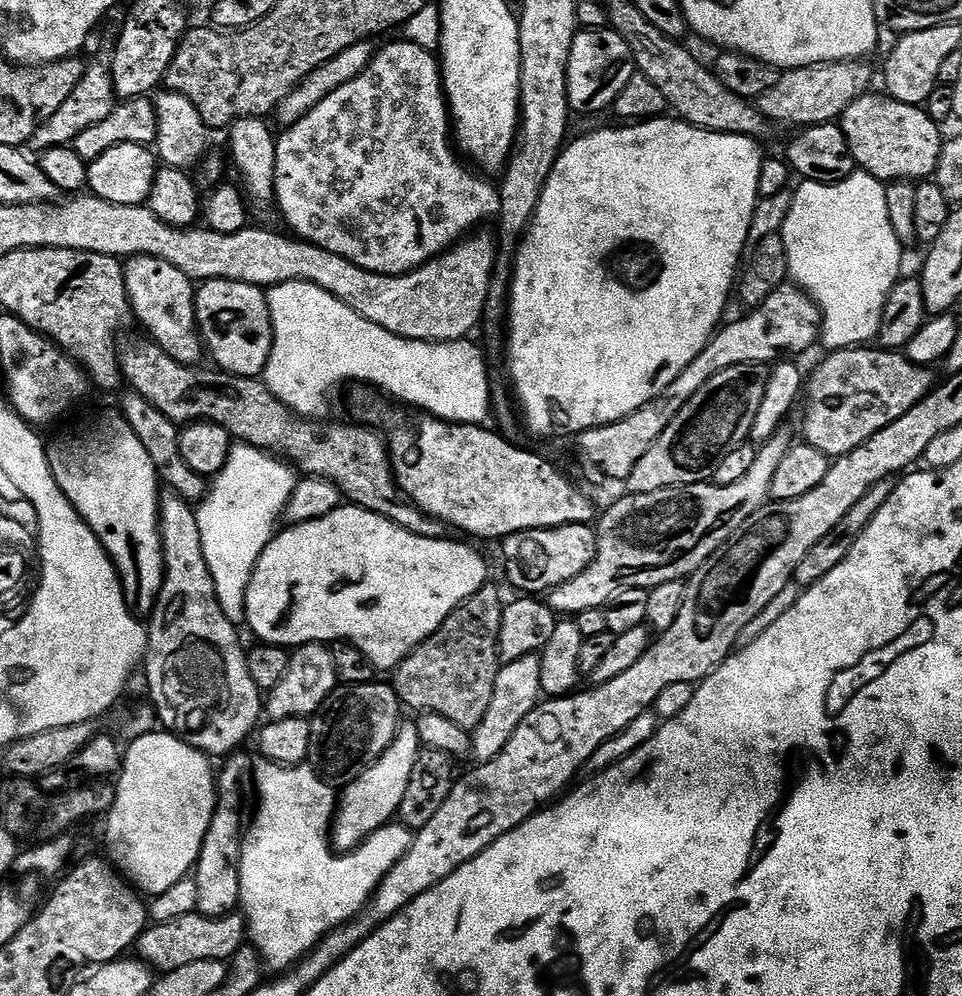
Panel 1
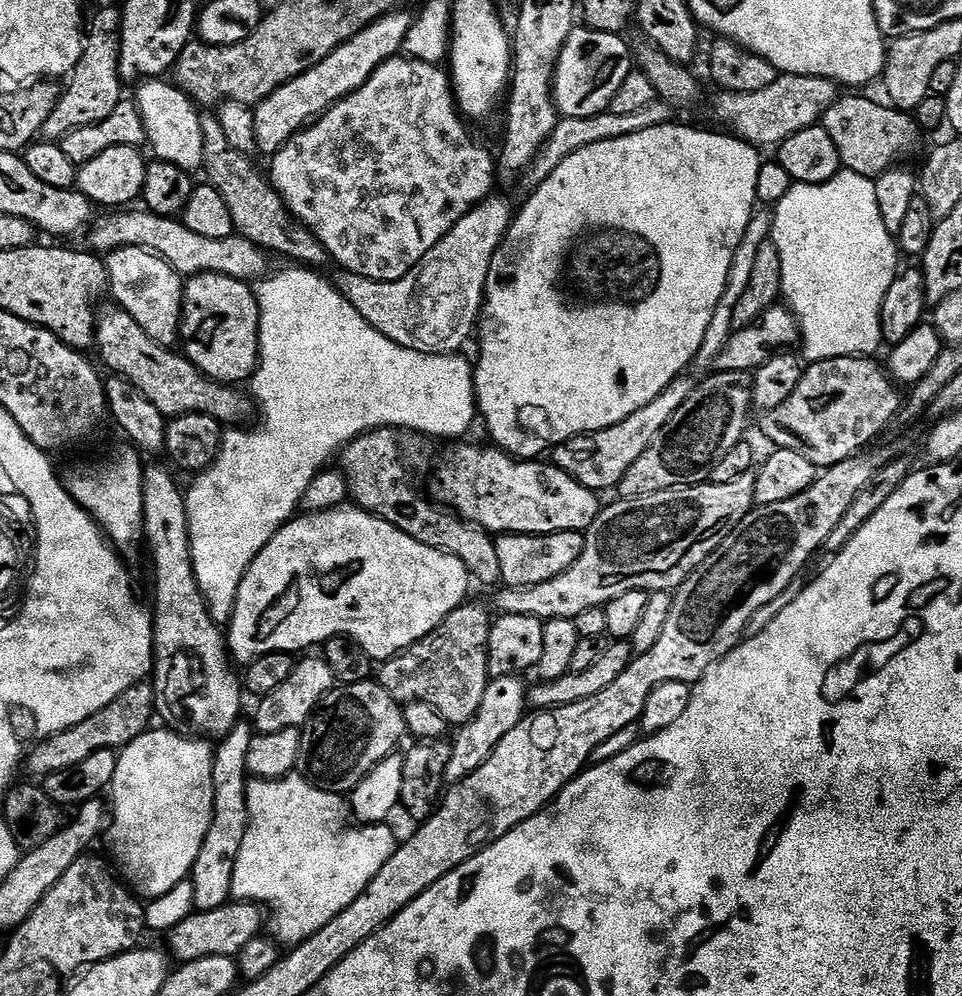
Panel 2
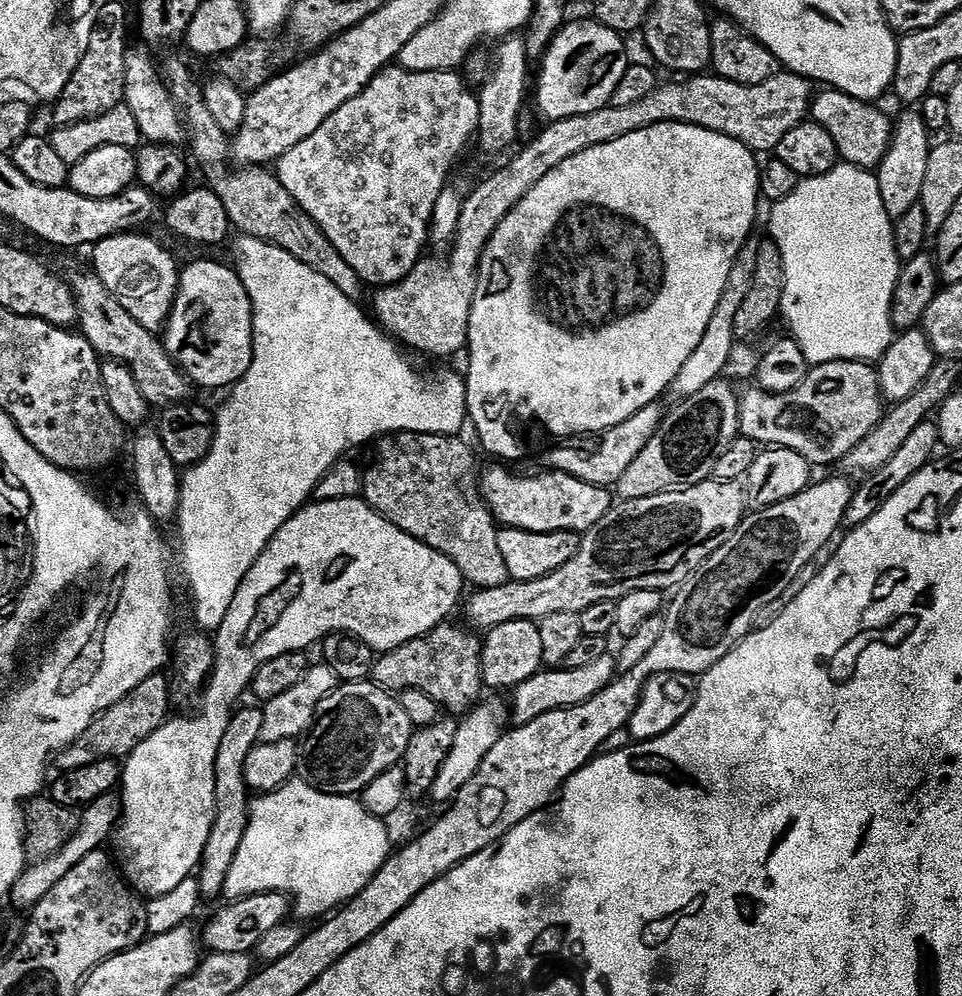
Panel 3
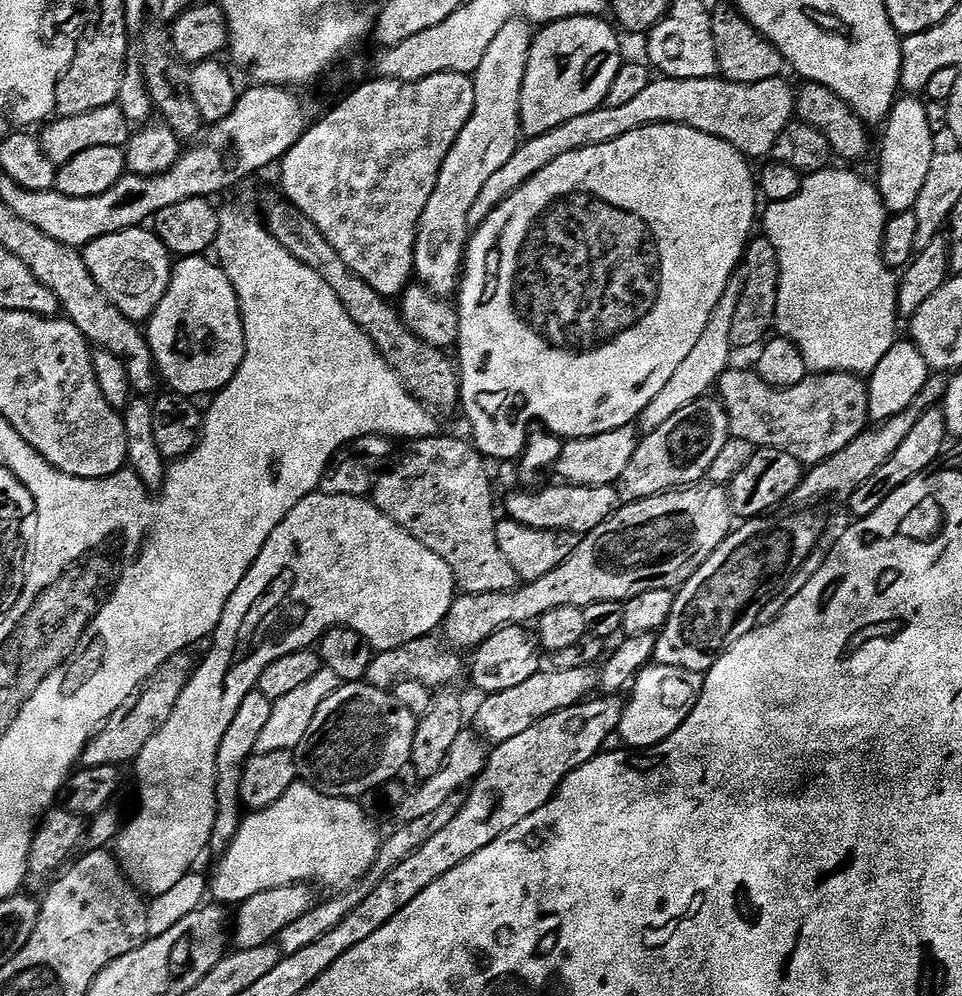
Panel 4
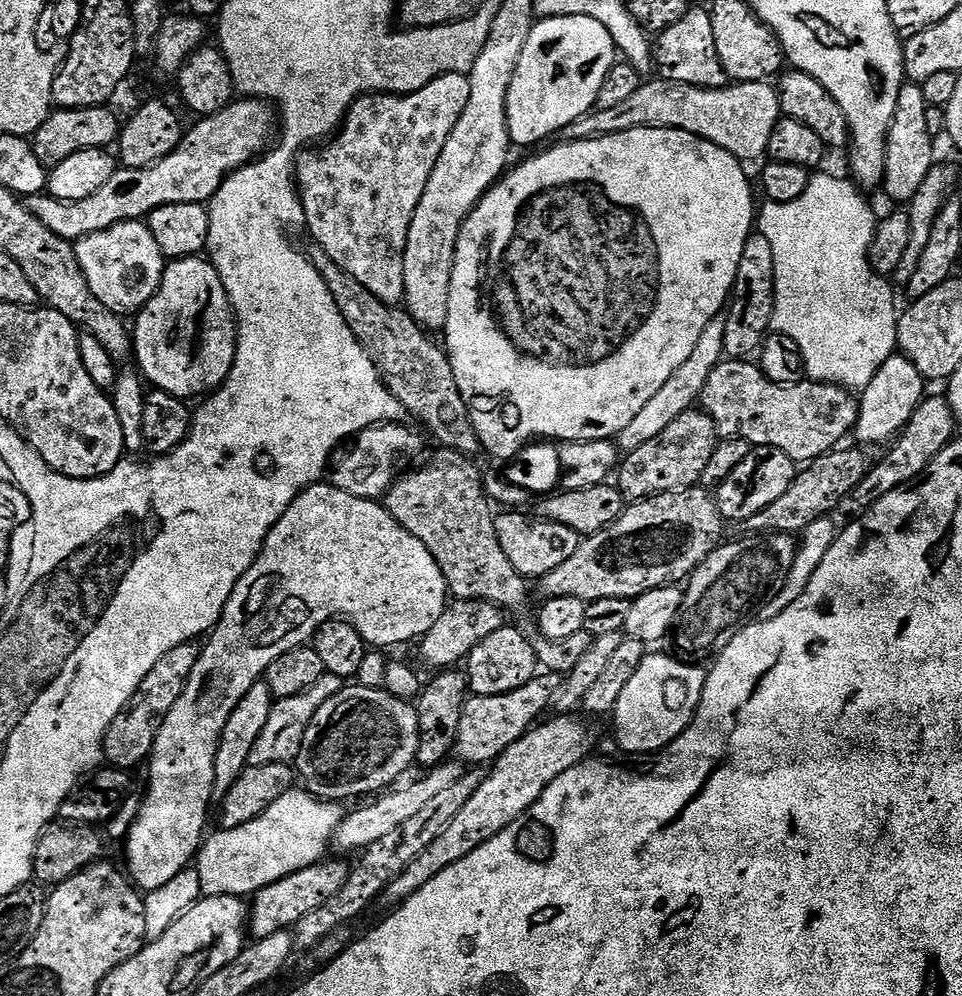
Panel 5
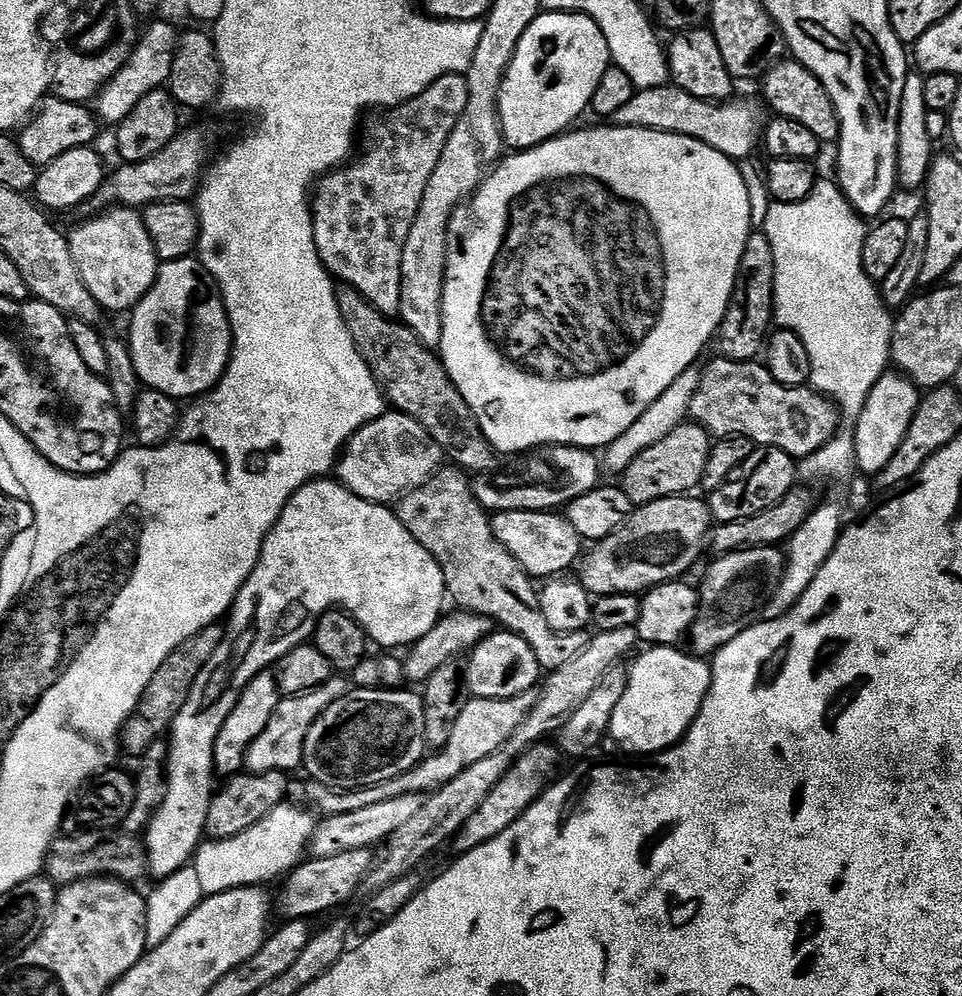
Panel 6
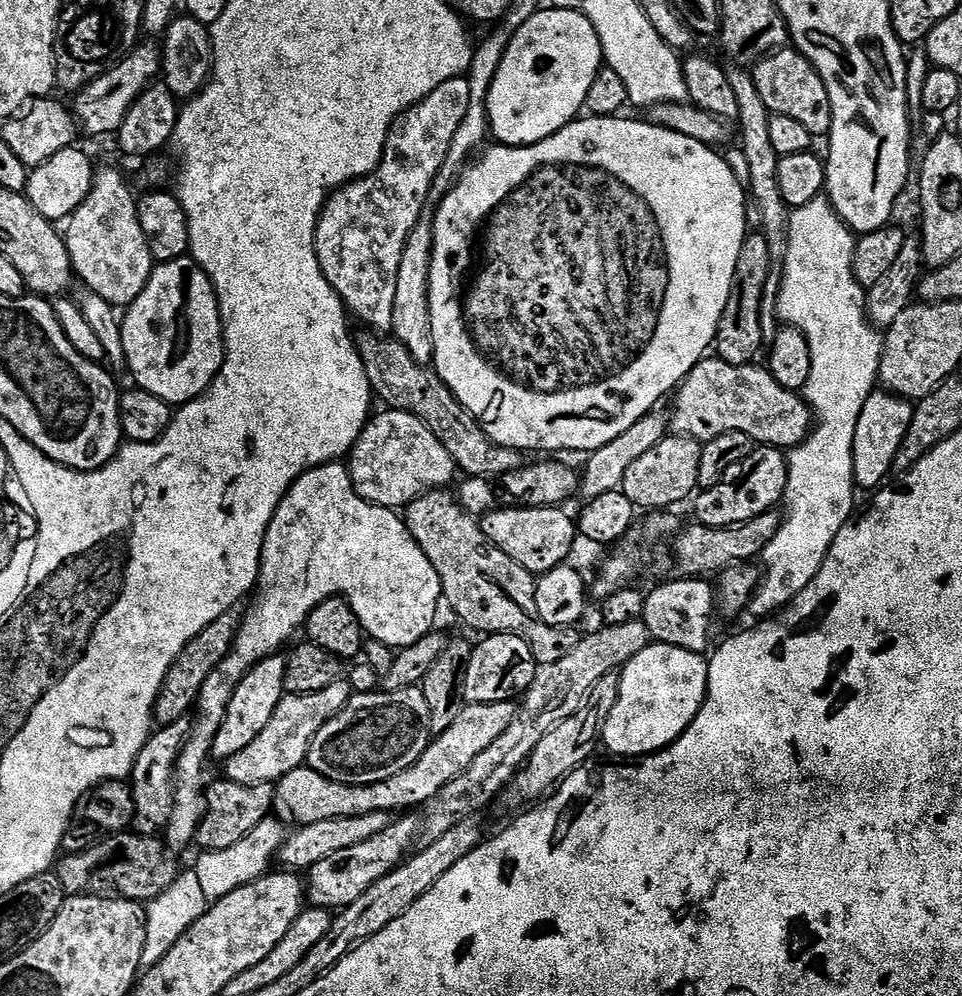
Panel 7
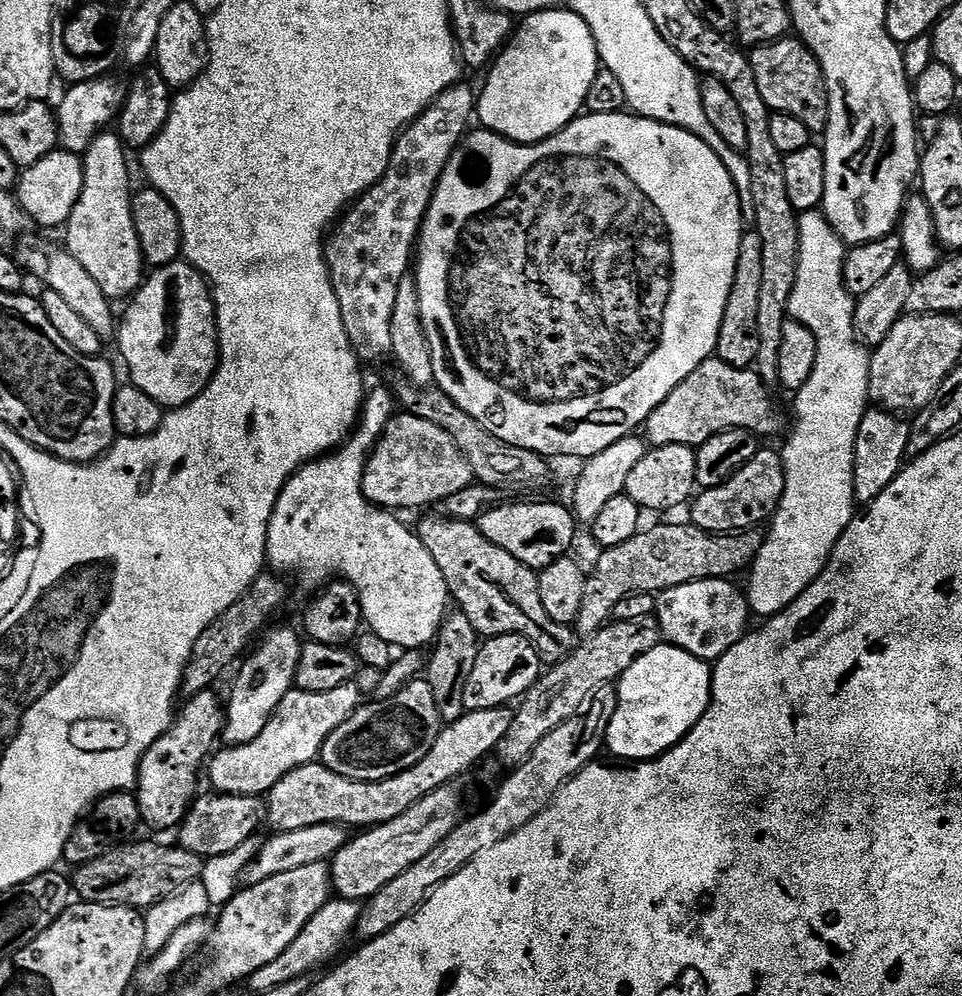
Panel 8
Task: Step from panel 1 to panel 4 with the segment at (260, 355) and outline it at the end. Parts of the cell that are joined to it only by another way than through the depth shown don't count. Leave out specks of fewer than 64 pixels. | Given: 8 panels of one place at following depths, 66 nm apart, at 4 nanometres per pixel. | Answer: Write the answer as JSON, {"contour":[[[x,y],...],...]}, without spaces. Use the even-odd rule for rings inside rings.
{"contour":[[[202,255],[186,256],[175,261],[166,294],[146,322],[146,335],[152,346],[152,359],[157,369],[169,368],[174,375],[180,376],[179,395],[189,398],[207,397],[231,382],[234,374],[238,374],[238,366],[242,366],[244,361],[246,338],[238,294],[215,259]]]}

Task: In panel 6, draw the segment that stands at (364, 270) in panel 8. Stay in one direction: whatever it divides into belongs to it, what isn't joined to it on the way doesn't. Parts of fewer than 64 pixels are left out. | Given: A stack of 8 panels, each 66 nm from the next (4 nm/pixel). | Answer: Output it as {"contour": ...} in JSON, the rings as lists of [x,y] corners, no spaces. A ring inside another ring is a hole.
{"contour":[[[467,75],[438,78],[418,98],[410,98],[397,108],[387,109],[368,128],[368,149],[364,156],[337,168],[321,177],[311,197],[314,242],[328,275],[340,284],[349,284],[362,294],[384,316],[399,317],[402,298],[402,246],[406,246],[406,234],[414,222],[414,214],[426,194],[426,182],[434,174],[434,166],[442,158],[442,150],[462,114],[468,97]]]}

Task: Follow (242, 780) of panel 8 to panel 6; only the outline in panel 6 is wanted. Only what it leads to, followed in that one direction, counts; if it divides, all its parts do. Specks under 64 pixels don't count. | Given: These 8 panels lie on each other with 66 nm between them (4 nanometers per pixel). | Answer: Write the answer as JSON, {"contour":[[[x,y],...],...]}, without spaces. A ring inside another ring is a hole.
{"contour":[[[336,674],[325,684],[306,694],[283,697],[274,710],[274,718],[270,718],[270,726],[266,726],[266,730],[262,730],[262,734],[254,738],[244,759],[244,768],[249,772],[282,772],[285,774],[291,773],[291,768],[299,769],[304,762],[304,743],[306,734],[310,734],[310,726],[314,726],[314,722],[318,722],[323,712],[349,691],[349,681],[343,675]]]}

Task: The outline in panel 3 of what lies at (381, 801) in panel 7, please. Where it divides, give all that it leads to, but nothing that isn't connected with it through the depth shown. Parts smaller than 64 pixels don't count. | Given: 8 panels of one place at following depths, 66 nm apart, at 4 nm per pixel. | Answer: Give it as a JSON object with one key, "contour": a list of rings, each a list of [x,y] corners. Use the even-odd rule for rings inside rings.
{"contour":[[[612,654],[598,658],[598,662],[587,664],[587,666],[578,666],[577,668],[561,666],[555,670],[535,672],[530,678],[526,678],[526,682],[519,684],[511,693],[511,723],[519,726],[526,722],[534,722],[534,718],[542,718],[542,714],[547,712],[553,712],[559,708],[578,706],[582,702],[594,698],[594,694],[598,694],[606,685],[612,683],[617,675],[618,660]]]}

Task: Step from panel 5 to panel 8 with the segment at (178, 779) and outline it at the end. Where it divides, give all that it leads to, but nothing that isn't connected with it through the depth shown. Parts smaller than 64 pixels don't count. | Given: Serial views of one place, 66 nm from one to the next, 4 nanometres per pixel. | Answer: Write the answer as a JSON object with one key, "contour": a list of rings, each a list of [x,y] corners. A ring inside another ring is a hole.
{"contour":[[[376,388],[373,392],[371,389],[364,397],[360,419],[352,435],[339,448],[302,465],[290,477],[278,494],[278,502],[268,523],[266,560],[277,573],[296,576],[297,582],[304,588],[315,589],[333,578],[347,580],[354,586],[360,599],[360,609],[364,612],[363,623],[376,632],[378,638],[386,638],[388,644],[400,650],[420,650],[424,648],[423,644],[431,645],[435,641],[440,625],[446,619],[444,607],[450,604],[450,597],[442,570],[438,570],[438,562],[430,558],[430,550],[426,550],[419,535],[413,529],[411,532],[396,517],[399,515],[370,504],[362,486],[368,455],[397,408],[393,393],[391,396],[384,388]]]}

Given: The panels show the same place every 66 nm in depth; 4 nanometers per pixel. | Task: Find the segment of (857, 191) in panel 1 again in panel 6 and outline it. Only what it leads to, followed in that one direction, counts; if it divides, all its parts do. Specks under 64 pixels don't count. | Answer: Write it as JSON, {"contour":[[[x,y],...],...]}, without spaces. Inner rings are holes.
{"contour":[[[824,178],[817,179],[814,190],[810,190],[808,197],[802,202],[793,204],[769,203],[768,213],[764,216],[762,231],[764,237],[770,242],[770,250],[774,250],[774,294],[772,295],[772,315],[777,329],[793,332],[802,338],[802,346],[806,346],[806,354],[810,354],[810,366],[812,374],[810,377],[811,387],[817,392],[828,397],[837,408],[840,409],[843,419],[848,422],[855,422],[862,414],[862,406],[866,406],[866,398],[870,390],[878,382],[878,378],[889,371],[892,358],[892,325],[894,323],[893,313],[889,310],[884,300],[880,297],[880,290],[877,281],[872,280],[866,274],[862,266],[862,246],[868,233],[865,217],[859,215],[852,209],[852,204],[844,197],[844,192],[839,183],[832,184]]]}

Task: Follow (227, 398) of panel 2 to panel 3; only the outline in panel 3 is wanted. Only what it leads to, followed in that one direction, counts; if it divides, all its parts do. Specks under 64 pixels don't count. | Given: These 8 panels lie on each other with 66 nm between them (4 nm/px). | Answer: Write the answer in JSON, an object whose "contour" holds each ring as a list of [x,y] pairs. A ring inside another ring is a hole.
{"contour":[[[95,271],[67,273],[66,279],[72,290],[72,297],[76,299],[78,313],[78,328],[84,337],[94,346],[96,355],[104,360],[117,360],[122,362],[134,374],[134,382],[138,382],[138,390],[152,406],[167,406],[187,401],[190,381],[183,372],[177,368],[175,362],[168,357],[163,343],[153,333],[146,330],[102,286],[96,277]]]}

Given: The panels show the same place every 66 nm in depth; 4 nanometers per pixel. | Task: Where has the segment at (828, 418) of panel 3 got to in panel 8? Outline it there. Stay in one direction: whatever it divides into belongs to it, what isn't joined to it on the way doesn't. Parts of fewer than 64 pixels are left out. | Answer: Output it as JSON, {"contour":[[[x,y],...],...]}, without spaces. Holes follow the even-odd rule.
{"contour":[[[709,358],[698,366],[698,370],[694,370],[694,374],[690,374],[678,386],[674,386],[674,390],[670,390],[666,399],[648,415],[642,425],[643,439],[653,448],[686,444],[689,448],[697,449],[714,434],[731,428],[754,432],[760,438],[772,436],[775,432],[783,430],[784,416],[776,409],[776,404],[768,392],[771,392],[769,385],[765,384],[763,378],[752,368],[735,368],[719,358]]]}

